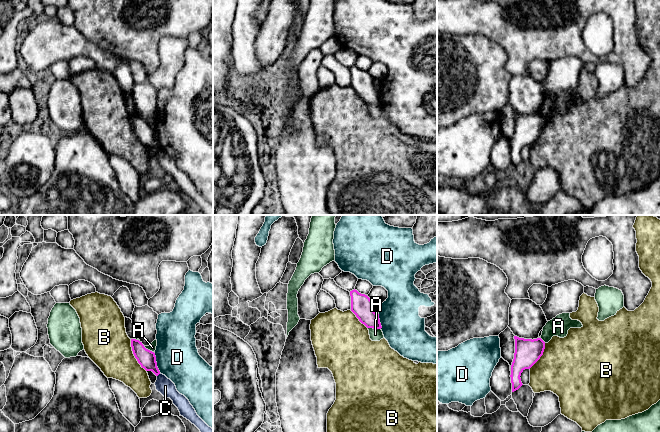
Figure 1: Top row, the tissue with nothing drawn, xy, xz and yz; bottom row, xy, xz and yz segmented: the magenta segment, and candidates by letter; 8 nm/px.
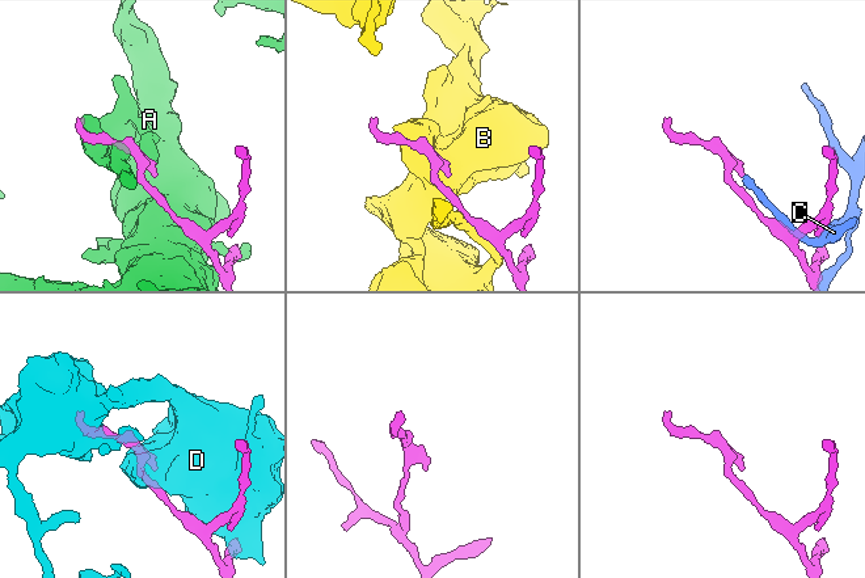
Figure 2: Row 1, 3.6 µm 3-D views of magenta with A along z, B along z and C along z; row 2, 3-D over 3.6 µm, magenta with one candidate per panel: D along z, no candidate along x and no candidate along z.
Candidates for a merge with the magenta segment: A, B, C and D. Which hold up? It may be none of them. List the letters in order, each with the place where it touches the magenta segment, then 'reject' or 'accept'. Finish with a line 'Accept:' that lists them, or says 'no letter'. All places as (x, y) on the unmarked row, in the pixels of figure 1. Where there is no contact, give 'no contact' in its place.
A: contact xz (374, 104); reject
B: contact xy (134, 131); reject
C: contact xy (158, 150); reject
D: contact xy (156, 138); reject
Accept: no letter

